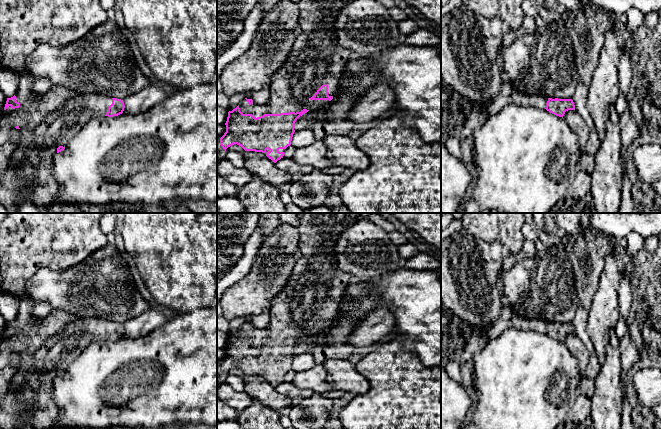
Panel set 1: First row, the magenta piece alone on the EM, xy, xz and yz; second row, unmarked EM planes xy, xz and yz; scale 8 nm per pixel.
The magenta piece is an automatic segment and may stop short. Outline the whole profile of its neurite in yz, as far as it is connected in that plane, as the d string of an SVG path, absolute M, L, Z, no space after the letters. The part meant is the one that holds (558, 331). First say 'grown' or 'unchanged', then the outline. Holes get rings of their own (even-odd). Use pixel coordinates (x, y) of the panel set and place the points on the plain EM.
grown; M503 299L501 315L487 330L478 330L463 324L441 303L441 367L450 361L471 363L474 354L482 350L490 338L495 338L507 329L533 330L546 333L562 341L568 334L575 334L572 323L552 323L529 319L517 314L506 299Z

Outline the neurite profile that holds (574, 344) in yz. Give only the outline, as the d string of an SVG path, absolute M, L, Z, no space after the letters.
M576 334L566 335L563 340L563 343L567 346L571 354L578 360L579 373L583 377L583 374L585 372L590 357L588 349Z

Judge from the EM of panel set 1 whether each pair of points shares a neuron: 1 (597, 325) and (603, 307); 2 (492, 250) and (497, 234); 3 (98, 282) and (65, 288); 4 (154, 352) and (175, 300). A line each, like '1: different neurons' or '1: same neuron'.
1: same neuron
2: different neurons
3: same neuron
4: different neurons

